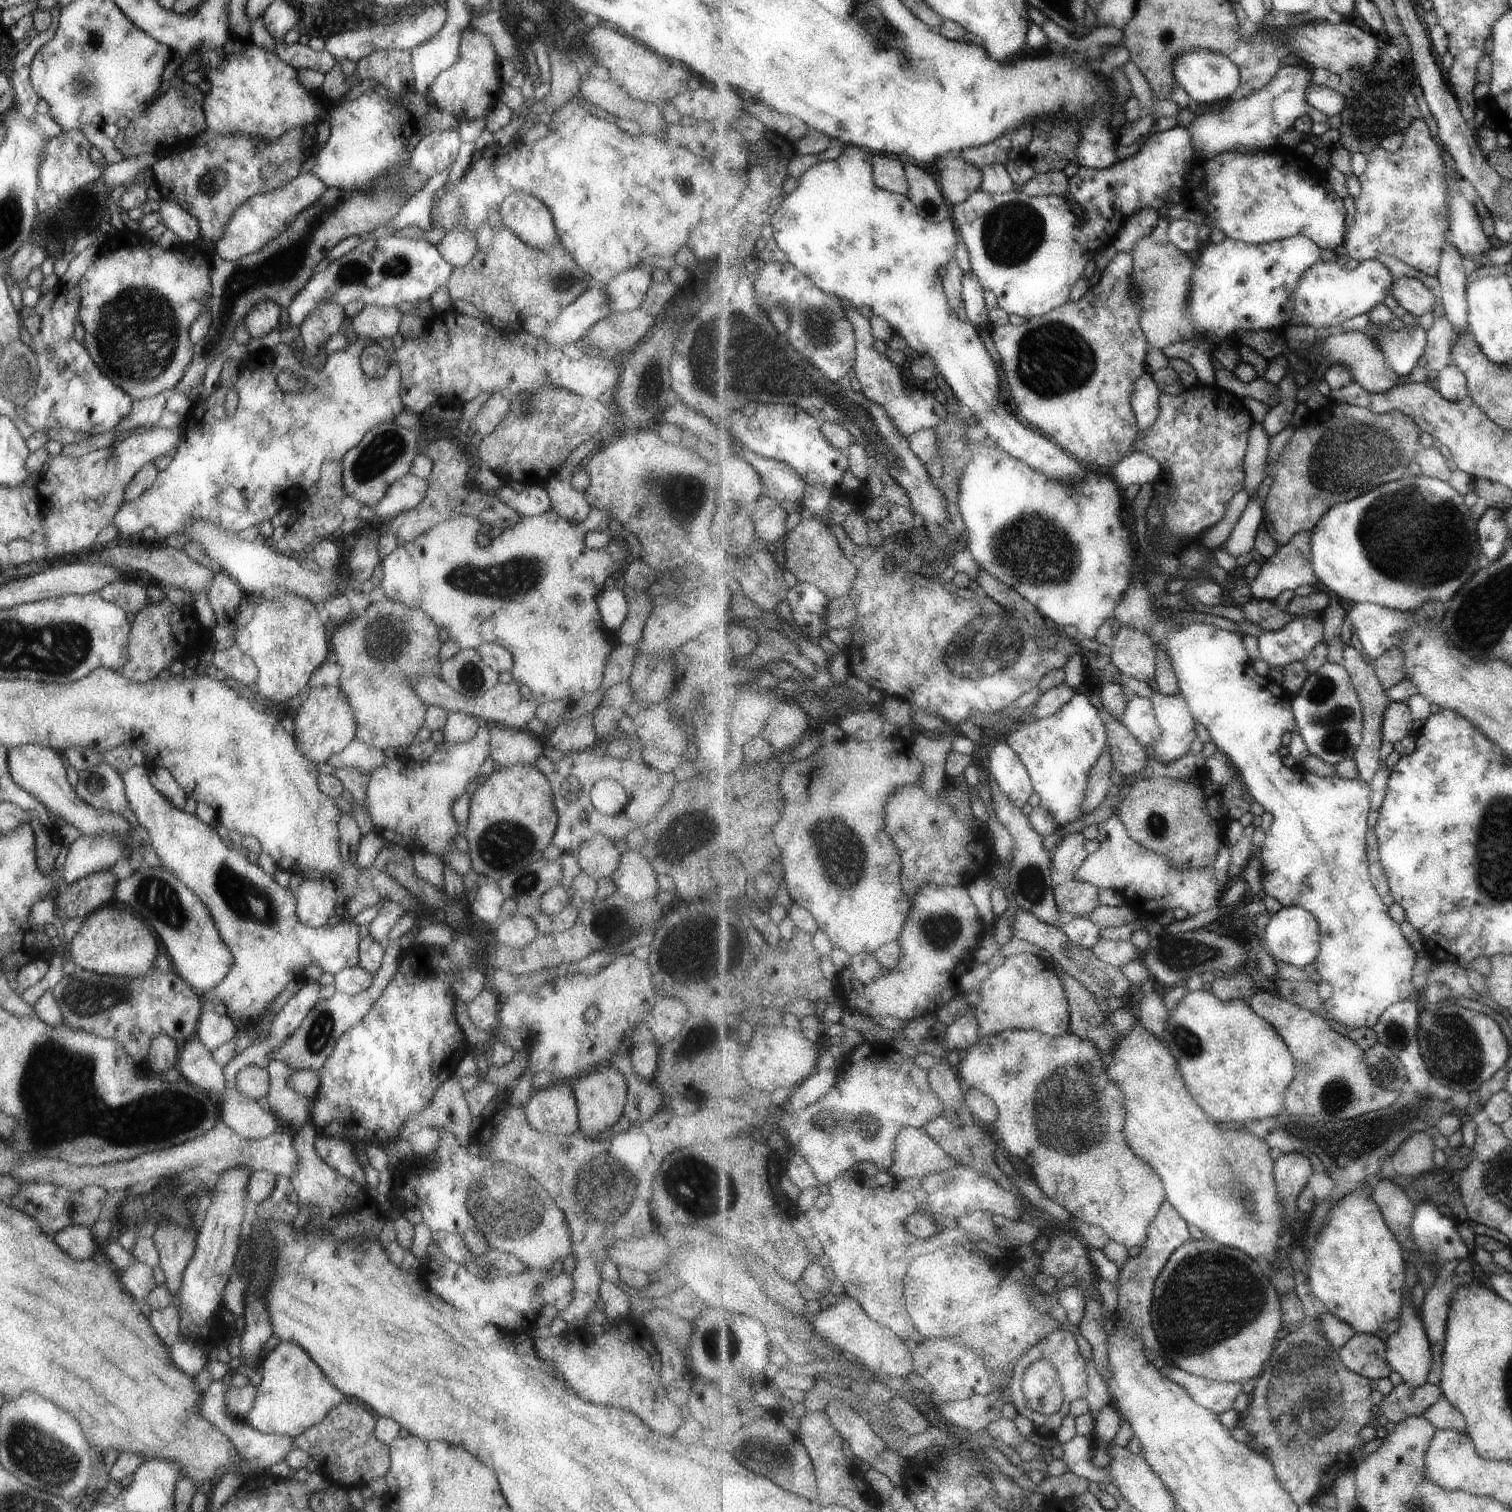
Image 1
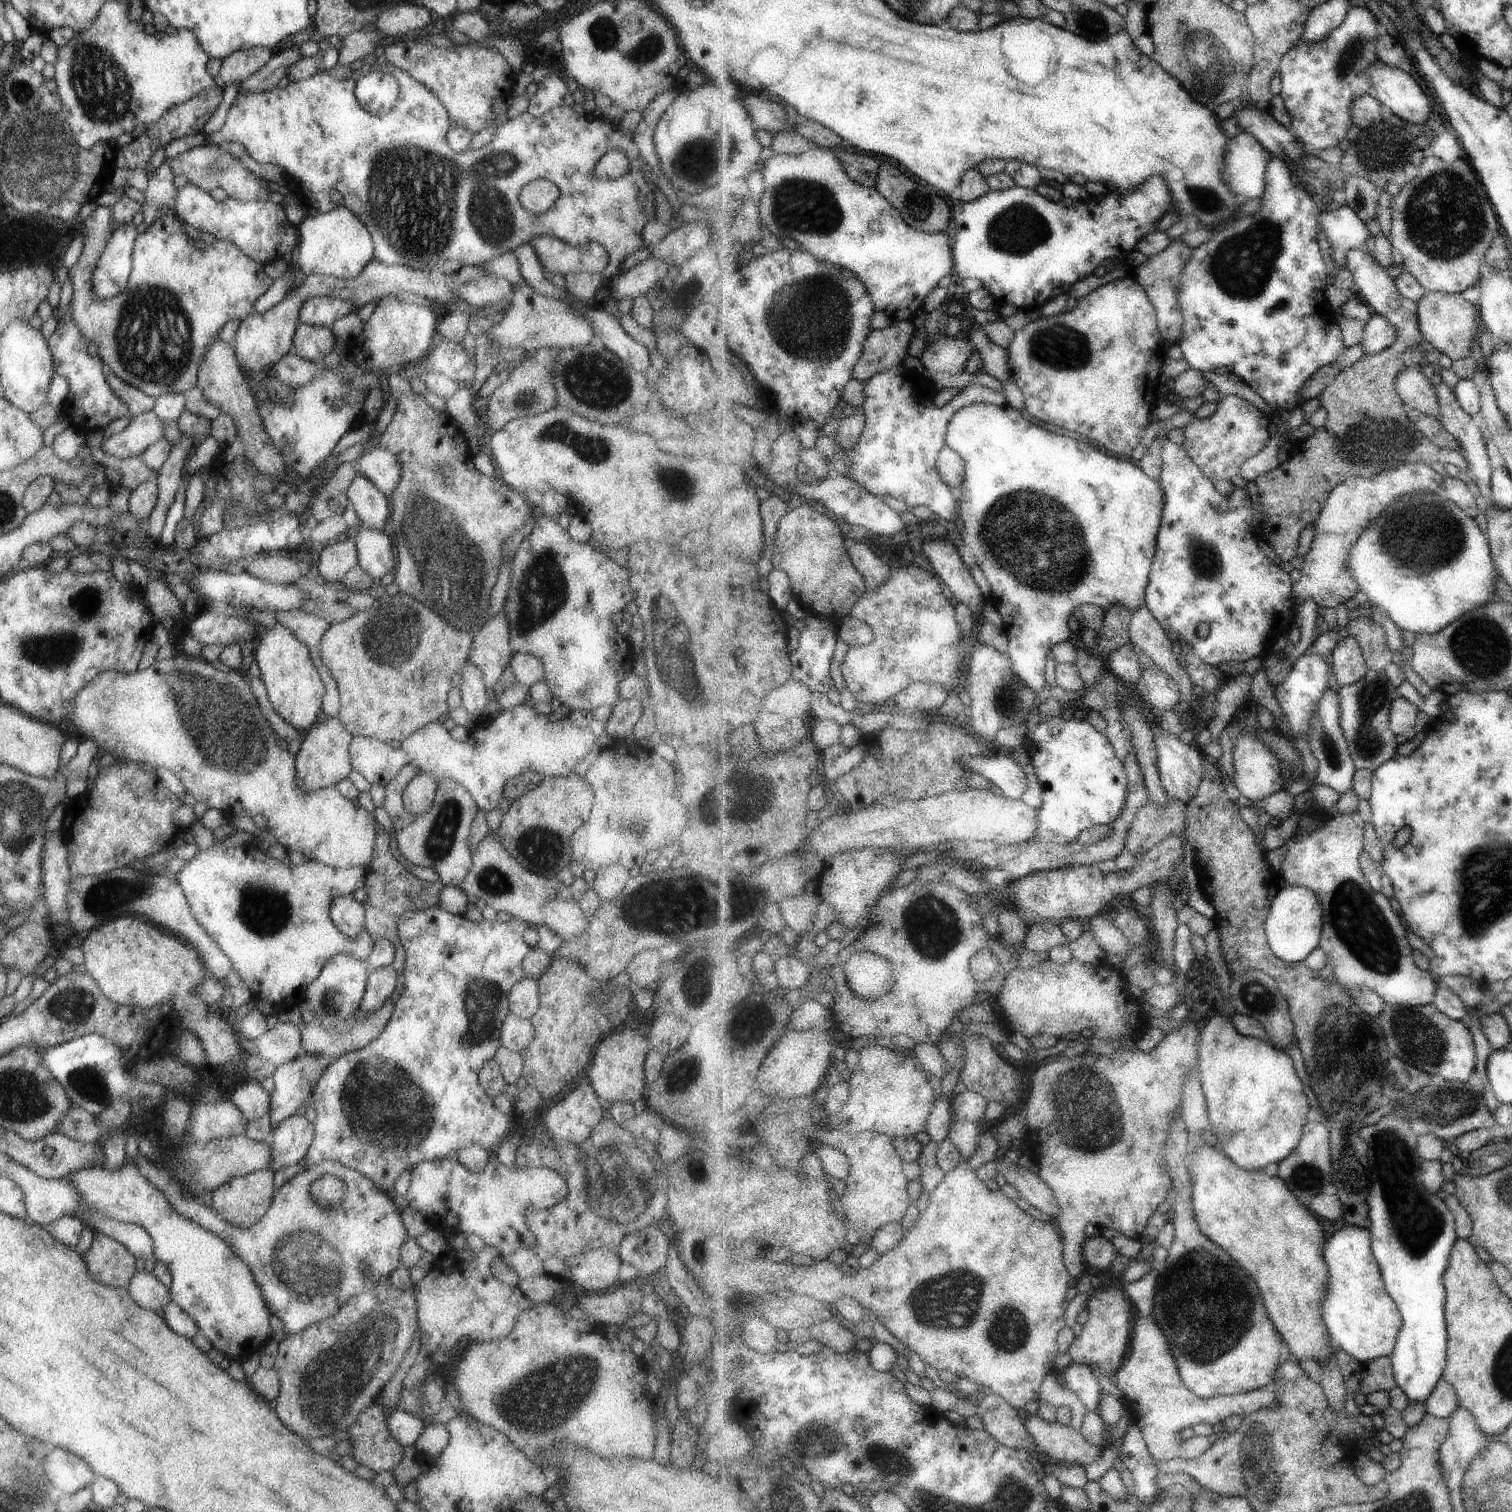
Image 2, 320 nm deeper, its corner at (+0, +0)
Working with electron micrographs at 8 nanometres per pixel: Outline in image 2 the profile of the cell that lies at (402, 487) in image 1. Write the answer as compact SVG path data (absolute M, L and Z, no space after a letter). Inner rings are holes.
M377 445L363 451L354 461L357 472L374 484L389 500L400 477L400 466L391 452Z

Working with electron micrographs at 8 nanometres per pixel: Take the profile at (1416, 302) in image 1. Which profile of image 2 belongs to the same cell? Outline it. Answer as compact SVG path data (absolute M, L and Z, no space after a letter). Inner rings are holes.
M1443 291L1428 292L1417 304L1420 332L1428 346L1432 345L1440 354L1448 356L1451 360L1472 356L1475 347L1479 347L1482 327L1476 305L1465 300L1461 294L1449 294Z

